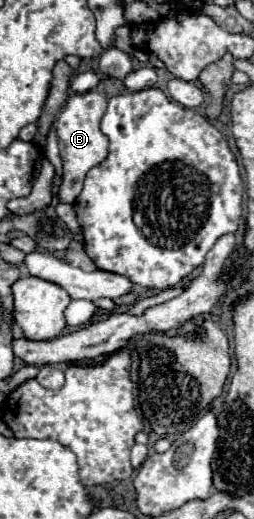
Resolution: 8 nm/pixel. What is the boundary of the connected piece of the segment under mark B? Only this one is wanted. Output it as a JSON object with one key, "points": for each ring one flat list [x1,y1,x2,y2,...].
{"points":[[99,91,75,93,73,97,69,97,69,101,65,103,63,111,55,121,59,151,63,157,63,183,59,189,59,201,63,203,73,203,77,199,77,195,83,189,83,179,87,171,99,165,107,157,109,139,101,133,101,127,99,127,101,117,105,115,105,109,107,109,107,97,101,95]]}

